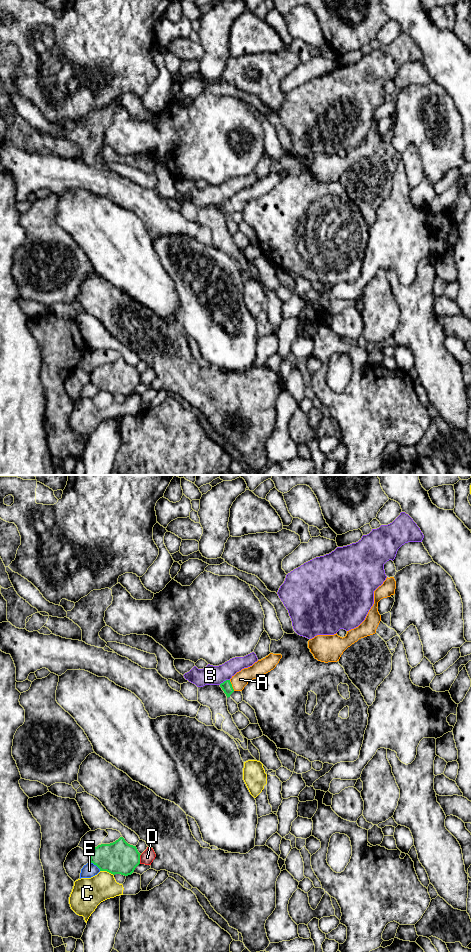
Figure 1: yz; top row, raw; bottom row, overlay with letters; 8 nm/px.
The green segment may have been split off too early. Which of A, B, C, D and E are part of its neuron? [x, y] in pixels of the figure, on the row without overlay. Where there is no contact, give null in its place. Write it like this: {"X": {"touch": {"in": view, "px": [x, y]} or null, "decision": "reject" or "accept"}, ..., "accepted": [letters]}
{"A": {"touch": {"in": "yz", "px": [231, 205]}, "decision": "accept"}, "B": {"touch": {"in": "yz", "px": [224, 201]}, "decision": "reject"}, "C": {"touch": {"in": "yz", "px": [107, 391]}, "decision": "reject"}, "D": {"touch": {"in": "yz", "px": [139, 379]}, "decision": "reject"}, "E": {"touch": {"in": "yz", "px": [95, 384]}, "decision": "reject"}, "accepted": ["A"]}

